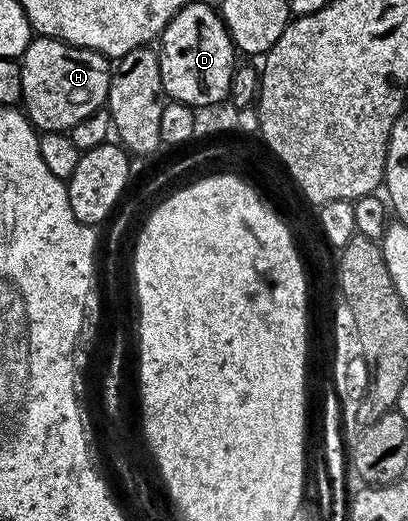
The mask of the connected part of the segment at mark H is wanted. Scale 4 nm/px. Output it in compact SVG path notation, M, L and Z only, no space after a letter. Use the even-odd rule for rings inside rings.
M36 37L18 62L22 69L22 107L32 126L41 132L71 132L78 121L107 104L113 68L96 51L72 47L60 39Z

